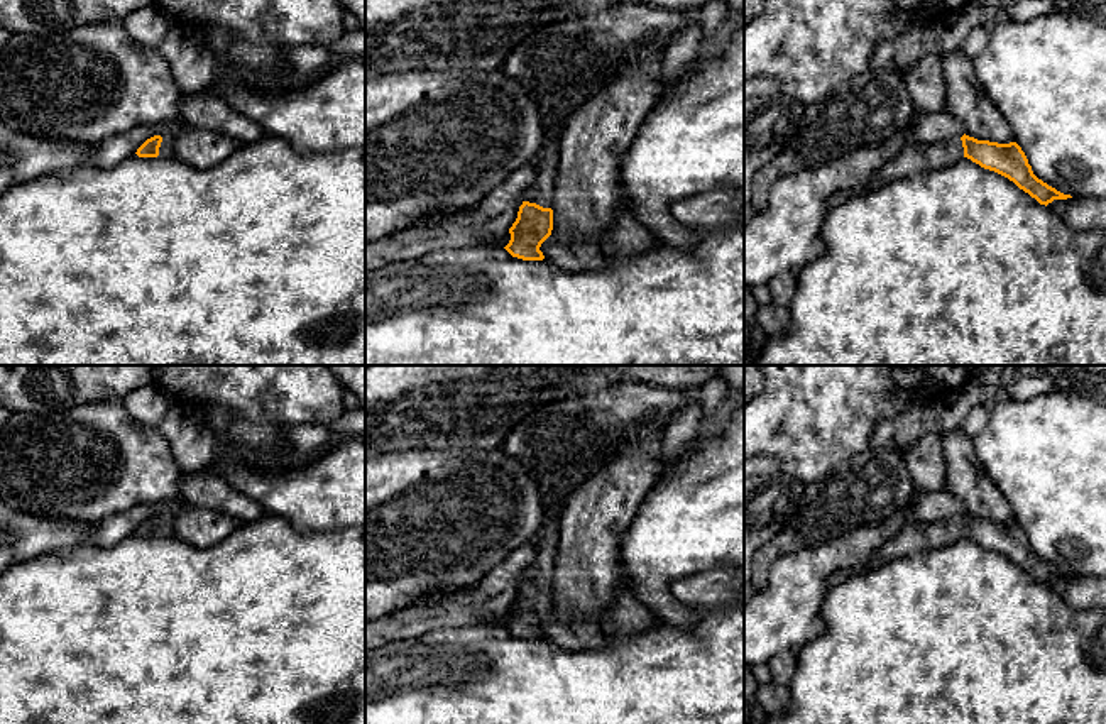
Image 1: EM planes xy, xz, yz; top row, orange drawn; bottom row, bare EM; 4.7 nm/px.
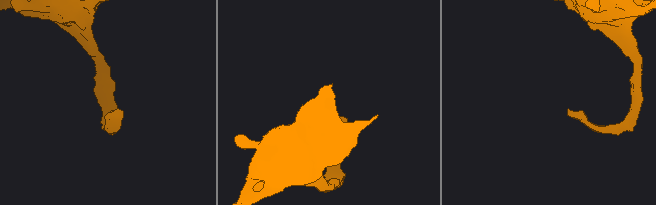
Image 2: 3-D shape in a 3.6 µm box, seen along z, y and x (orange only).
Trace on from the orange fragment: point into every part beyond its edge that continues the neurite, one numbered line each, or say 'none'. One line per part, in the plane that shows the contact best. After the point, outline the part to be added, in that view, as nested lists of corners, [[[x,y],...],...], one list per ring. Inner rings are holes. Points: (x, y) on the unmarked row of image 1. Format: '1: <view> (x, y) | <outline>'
1: xz (540, 570) | [[[558,509],[545,513],[543,524],[534,540],[538,553],[534,562],[524,570],[524,580],[536,582],[543,587],[553,585],[553,568],[560,541],[560,514]]]

